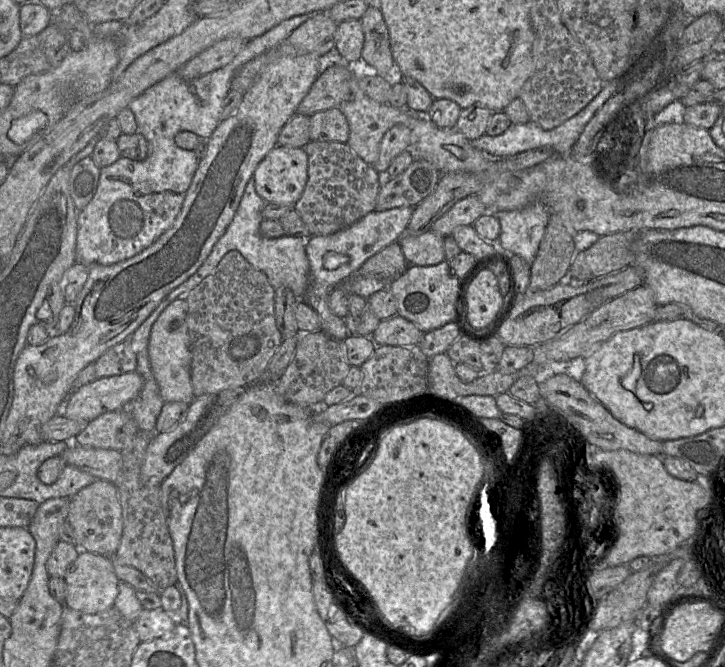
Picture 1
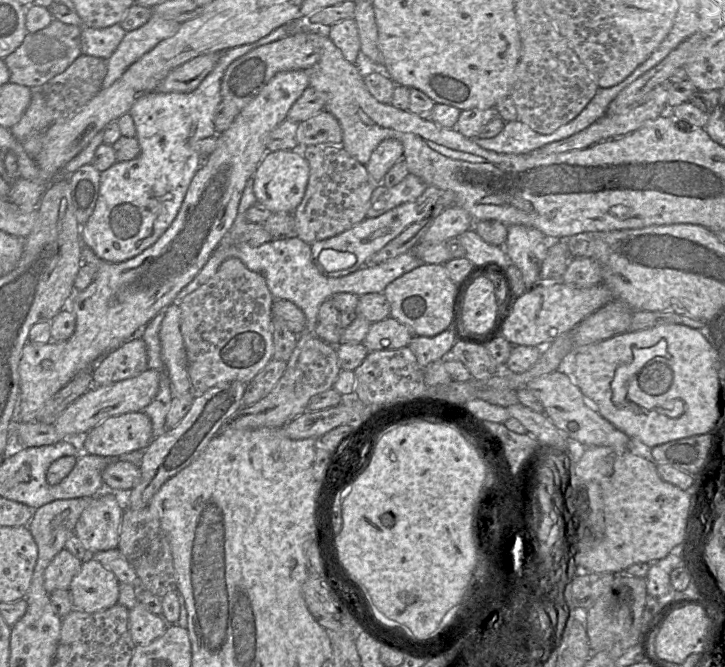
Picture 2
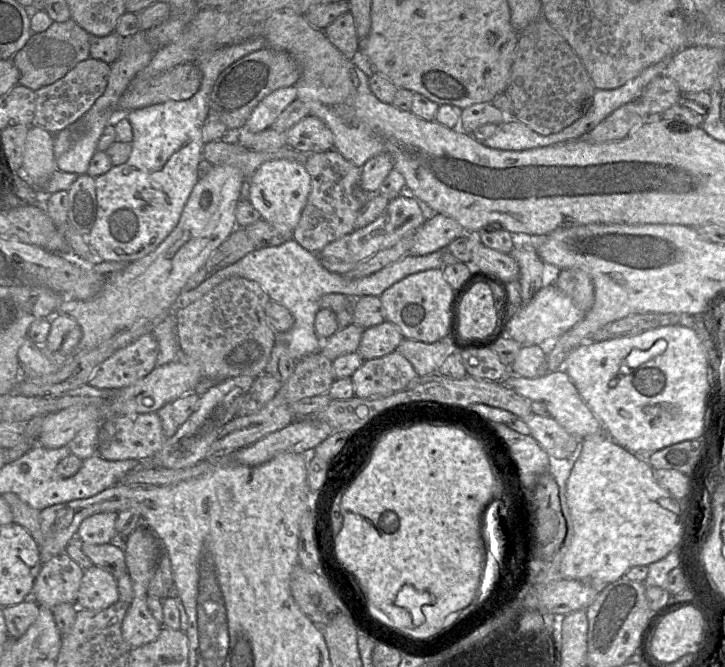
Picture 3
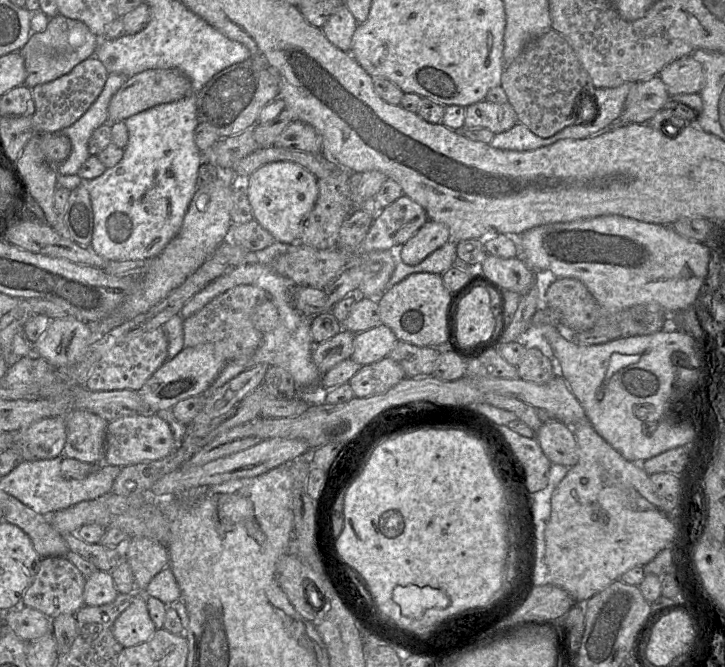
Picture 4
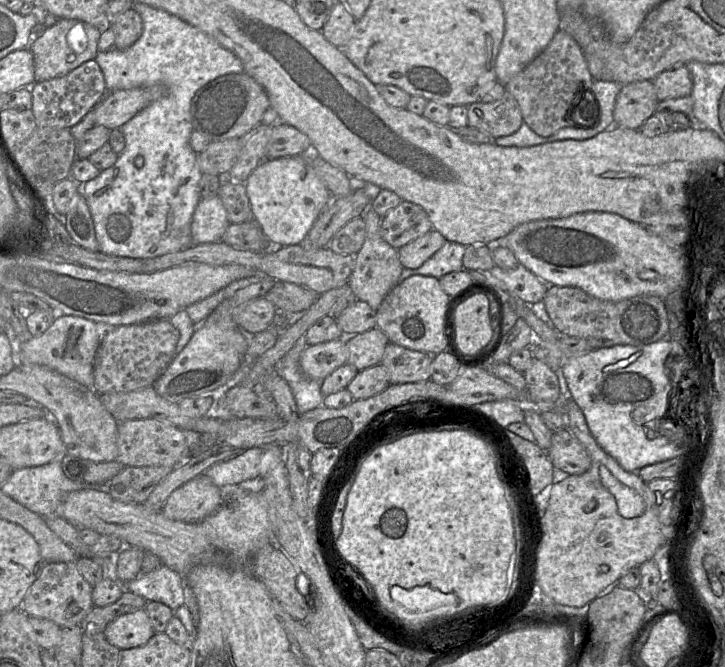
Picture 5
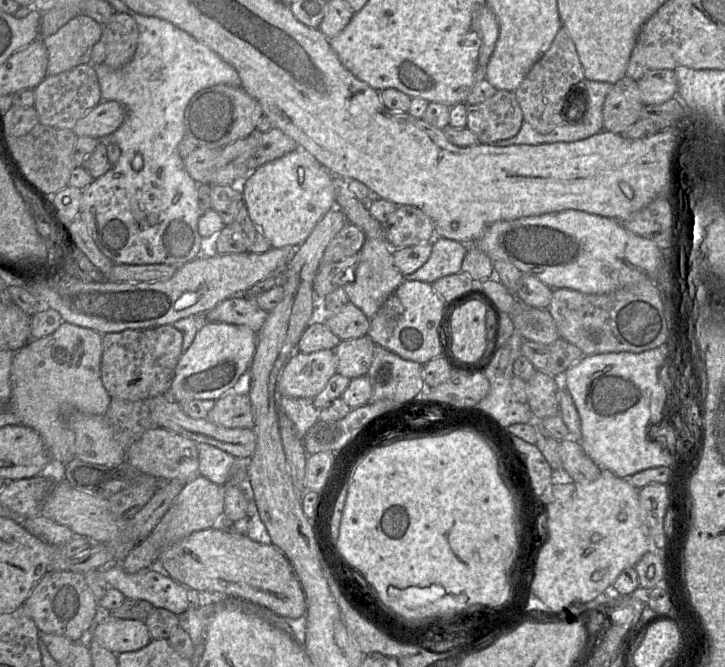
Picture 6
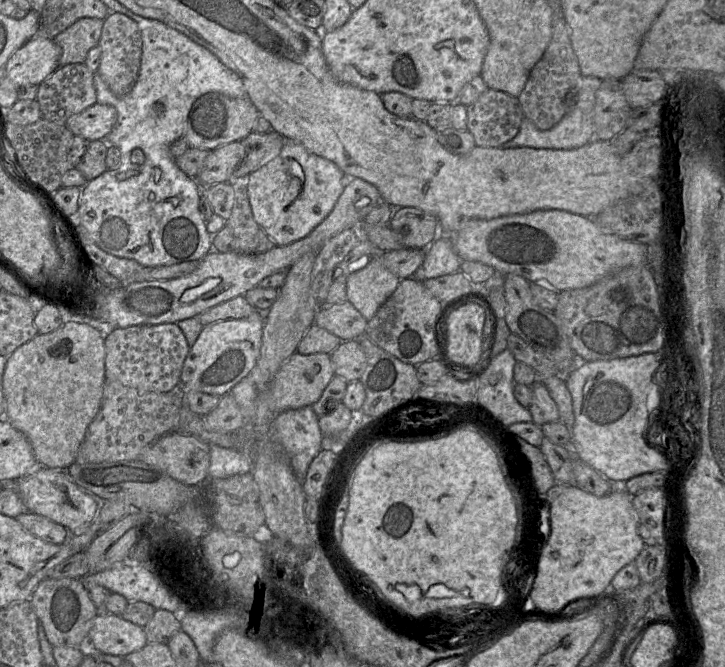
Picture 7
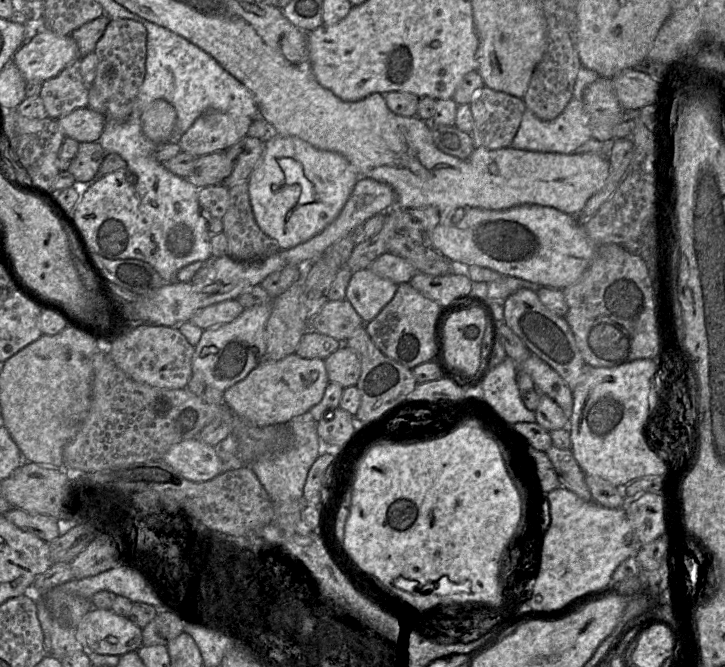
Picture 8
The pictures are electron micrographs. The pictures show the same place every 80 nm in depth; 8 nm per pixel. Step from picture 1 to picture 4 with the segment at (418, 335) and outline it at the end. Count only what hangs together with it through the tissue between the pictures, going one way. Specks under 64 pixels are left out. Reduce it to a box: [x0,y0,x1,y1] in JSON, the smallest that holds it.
[351,324,397,366]

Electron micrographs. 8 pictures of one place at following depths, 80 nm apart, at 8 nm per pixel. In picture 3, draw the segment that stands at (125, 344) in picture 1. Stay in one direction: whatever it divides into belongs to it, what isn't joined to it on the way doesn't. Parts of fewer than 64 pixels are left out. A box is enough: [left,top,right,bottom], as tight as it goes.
[88,333,159,390]

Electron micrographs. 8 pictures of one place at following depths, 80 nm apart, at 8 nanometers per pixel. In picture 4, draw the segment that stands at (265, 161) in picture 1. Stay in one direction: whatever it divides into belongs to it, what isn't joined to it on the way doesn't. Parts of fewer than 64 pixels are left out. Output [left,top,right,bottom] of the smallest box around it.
[245,161,319,244]

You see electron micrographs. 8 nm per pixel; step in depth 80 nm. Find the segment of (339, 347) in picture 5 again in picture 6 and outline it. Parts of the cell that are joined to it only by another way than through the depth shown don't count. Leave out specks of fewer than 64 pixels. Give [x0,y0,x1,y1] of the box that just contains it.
[277,350,337,399]

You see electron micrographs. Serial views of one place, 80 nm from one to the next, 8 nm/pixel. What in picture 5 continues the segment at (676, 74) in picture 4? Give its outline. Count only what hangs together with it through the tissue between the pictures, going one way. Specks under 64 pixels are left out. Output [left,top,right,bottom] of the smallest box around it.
[652,63,693,101]

